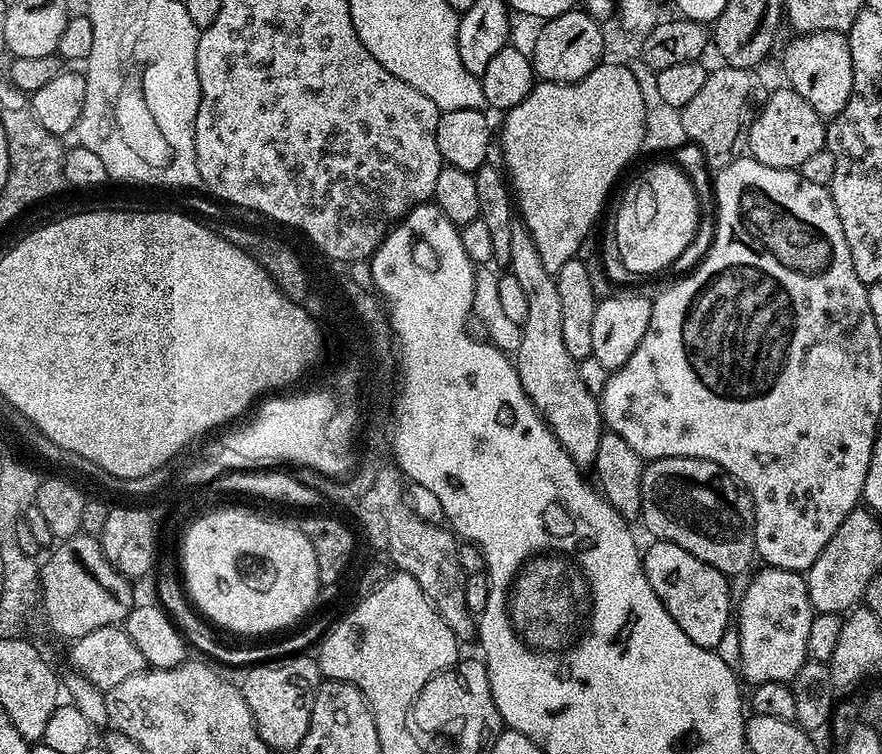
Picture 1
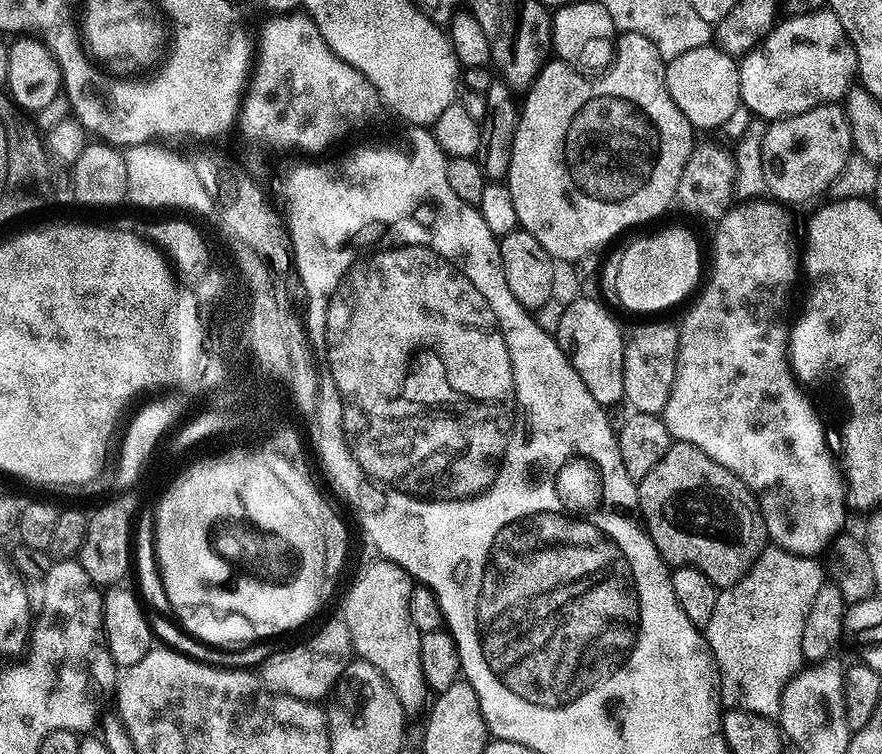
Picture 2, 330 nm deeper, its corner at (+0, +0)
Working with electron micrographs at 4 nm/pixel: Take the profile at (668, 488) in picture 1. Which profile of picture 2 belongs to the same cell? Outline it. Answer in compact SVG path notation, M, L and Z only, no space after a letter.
M681 440L673 442L666 450L666 454L662 454L662 462L658 462L658 466L654 466L654 470L650 470L650 474L646 474L646 478L638 481L638 491L640 493L638 512L642 517L644 531L648 533L648 537L654 542L654 546L658 550L658 554L663 558L664 563L672 568L702 570L702 574L706 574L706 578L710 578L710 582L714 582L717 589L729 588L737 584L748 573L752 563L757 560L766 547L768 531L764 528L764 519L760 513L756 495L734 473L726 470L726 466L714 462L714 458L710 458L702 450L698 450L698 446L690 446Z

